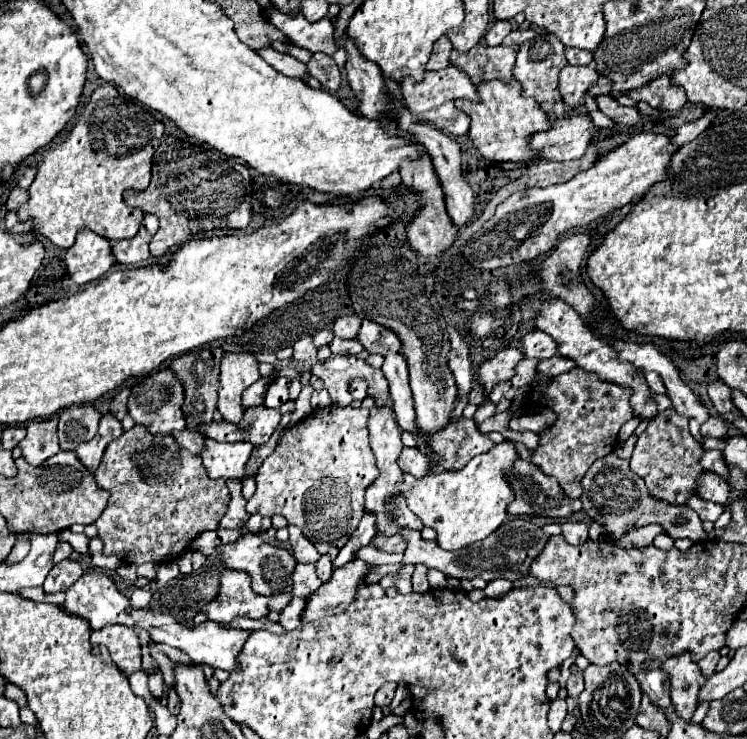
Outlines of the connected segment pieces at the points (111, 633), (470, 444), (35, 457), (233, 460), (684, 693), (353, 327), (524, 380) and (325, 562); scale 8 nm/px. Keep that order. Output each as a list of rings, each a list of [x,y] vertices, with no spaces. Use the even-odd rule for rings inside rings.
[[[106,626],[104,630],[92,632],[92,644],[102,644],[108,648],[112,660],[128,676],[140,670],[140,642],[138,636],[128,626]]]
[[[462,418],[458,424],[450,422],[448,428],[440,430],[428,438],[432,442],[432,450],[440,454],[440,466],[444,470],[458,470],[464,468],[476,454],[488,452],[494,444],[488,436],[478,430],[478,424],[472,420]]]
[[[54,416],[48,420],[34,420],[26,426],[28,434],[18,446],[22,448],[22,456],[26,458],[28,464],[40,466],[46,458],[50,458],[60,450],[56,424],[58,424],[58,418]]]
[[[204,438],[202,460],[210,478],[242,478],[244,466],[250,458],[250,442],[216,442]]]
[[[678,654],[666,658],[660,664],[660,670],[670,678],[670,700],[676,714],[690,722],[698,706],[698,692],[706,682],[706,676],[700,672],[698,664],[692,662],[690,654]]]
[[[356,314],[352,316],[340,316],[334,322],[334,336],[338,338],[356,338],[358,330],[360,330],[360,318]]]
[[[524,358],[522,364],[516,368],[514,378],[510,380],[512,386],[520,388],[520,386],[524,386],[524,384],[530,384],[532,378],[534,378],[534,374],[536,374],[536,366],[538,366],[536,360],[528,360],[528,358]]]
[[[324,554],[318,562],[316,562],[316,572],[318,572],[318,578],[322,580],[322,582],[326,582],[326,580],[330,580],[330,576],[332,576],[332,560],[330,560],[330,556],[328,554]]]

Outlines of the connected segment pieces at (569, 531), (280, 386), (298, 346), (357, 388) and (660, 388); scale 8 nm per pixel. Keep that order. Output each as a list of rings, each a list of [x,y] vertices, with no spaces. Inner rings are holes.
[[[568,520],[562,524],[562,536],[572,544],[580,544],[580,542],[584,542],[584,538],[588,538],[588,524]]]
[[[276,378],[272,380],[268,394],[266,394],[266,402],[264,406],[268,408],[280,408],[286,400],[288,400],[288,388],[290,388],[290,378]]]
[[[306,336],[306,338],[300,338],[296,344],[294,344],[294,354],[292,354],[292,362],[294,364],[306,364],[308,360],[312,358],[312,362],[316,360],[316,348],[312,346],[312,338]]]
[[[354,378],[350,382],[350,394],[352,394],[352,398],[362,400],[366,396],[366,390],[368,390],[368,386],[366,386],[366,382],[362,378]]]
[[[648,372],[648,374],[646,374],[646,382],[648,382],[648,388],[650,388],[652,392],[656,392],[656,394],[666,394],[666,388],[664,388],[664,384],[662,384],[662,380],[660,380],[660,376],[658,376],[656,372]]]

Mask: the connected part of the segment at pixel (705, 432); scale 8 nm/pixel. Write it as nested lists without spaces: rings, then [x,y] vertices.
[[[710,416],[704,424],[702,424],[702,428],[700,428],[700,432],[702,432],[702,436],[714,436],[714,438],[722,438],[724,434],[726,434],[726,424],[724,424],[724,420],[722,418],[718,418],[718,416]]]

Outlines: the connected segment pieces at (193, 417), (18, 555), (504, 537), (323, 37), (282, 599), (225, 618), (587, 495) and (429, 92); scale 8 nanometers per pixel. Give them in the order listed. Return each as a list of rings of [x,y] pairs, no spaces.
[[[210,346],[204,350],[196,350],[196,352],[178,356],[168,366],[168,370],[176,376],[176,380],[184,388],[182,412],[184,412],[184,420],[186,420],[188,430],[200,430],[200,426],[212,422],[212,416],[216,412],[216,402],[218,402],[218,372],[220,372],[218,366],[220,366],[222,354],[224,354],[222,348]]]
[[[18,540],[18,542],[14,544],[14,548],[12,548],[12,552],[8,554],[6,562],[8,562],[8,564],[20,562],[20,560],[28,554],[28,550],[30,550],[30,542],[28,542],[28,540]]]
[[[524,518],[508,520],[496,532],[492,532],[488,538],[474,542],[466,548],[454,550],[454,552],[442,550],[434,540],[424,540],[420,536],[420,532],[412,530],[412,528],[400,528],[398,534],[406,540],[402,564],[418,564],[420,562],[420,564],[426,564],[428,568],[436,568],[452,578],[460,578],[460,580],[482,578],[486,582],[490,582],[494,578],[508,578],[510,582],[514,582],[522,576],[526,576],[530,570],[532,558],[536,558],[536,554],[540,554],[540,550],[544,548],[544,542],[548,540],[548,534],[544,534],[540,526],[536,526]]]
[[[274,6],[268,8],[270,22],[284,32],[296,46],[306,48],[310,52],[324,52],[334,54],[336,52],[336,40],[334,40],[334,26],[328,16],[324,16],[318,22],[308,22],[302,14],[286,14]]]
[[[280,592],[280,594],[276,594],[276,598],[272,598],[272,602],[270,602],[270,610],[282,612],[282,610],[288,606],[290,600],[292,600],[292,592]]]
[[[224,568],[220,572],[220,590],[218,596],[208,602],[200,612],[206,618],[230,624],[238,616],[268,620],[268,600],[272,596],[256,594],[250,586],[250,578],[242,570]]]
[[[614,452],[608,456],[596,460],[588,474],[582,478],[582,506],[584,512],[600,522],[614,538],[620,538],[628,526],[646,526],[646,524],[660,524],[664,526],[666,534],[676,538],[690,538],[692,542],[706,540],[706,532],[702,530],[702,520],[694,510],[688,510],[686,506],[668,504],[664,500],[656,500],[652,494],[648,494],[644,480],[630,470],[630,460],[618,458]]]
[[[448,66],[436,72],[424,72],[424,80],[416,82],[406,76],[400,82],[404,104],[412,114],[438,108],[440,104],[456,98],[476,100],[476,86],[456,66]]]

